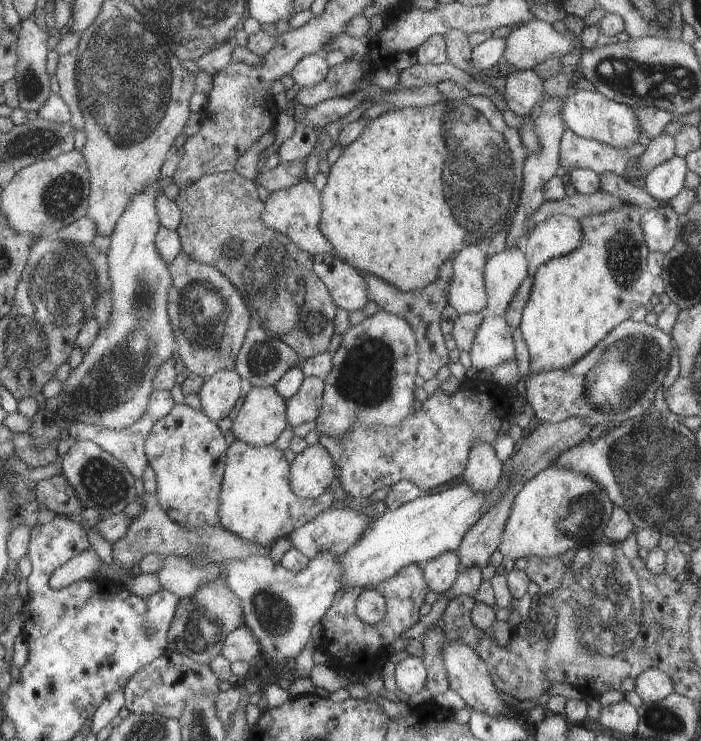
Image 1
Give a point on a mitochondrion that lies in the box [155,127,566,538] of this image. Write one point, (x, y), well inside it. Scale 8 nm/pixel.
(286, 297)

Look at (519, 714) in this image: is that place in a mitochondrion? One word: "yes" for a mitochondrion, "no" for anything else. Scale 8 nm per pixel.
no

